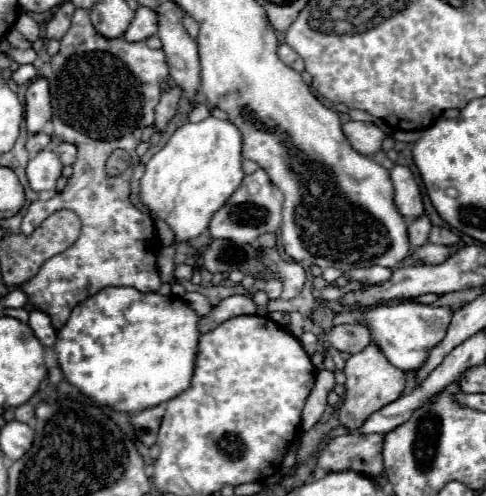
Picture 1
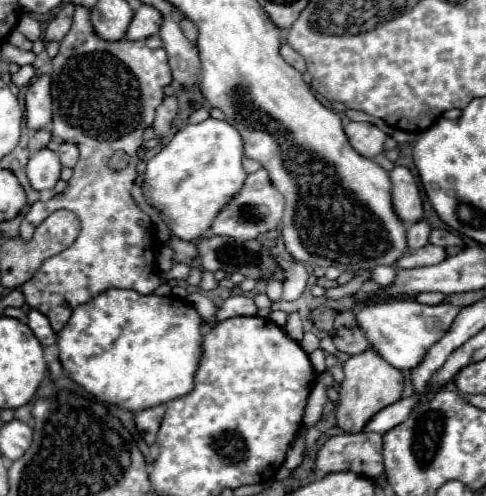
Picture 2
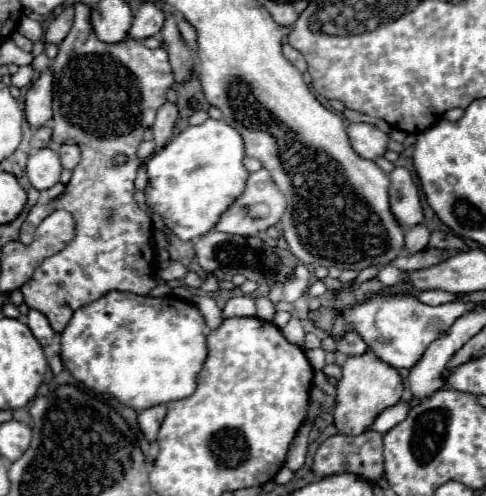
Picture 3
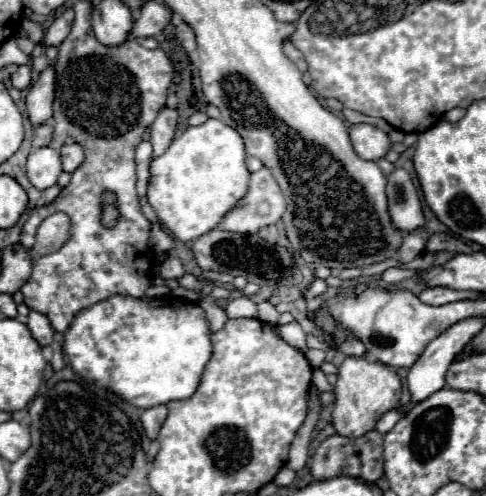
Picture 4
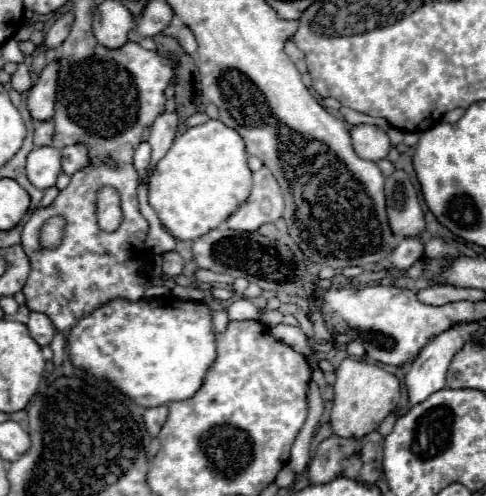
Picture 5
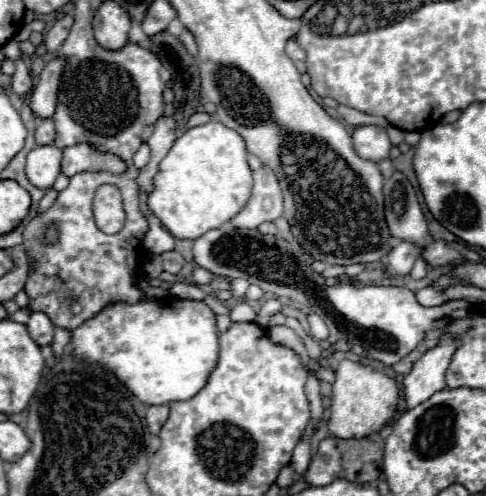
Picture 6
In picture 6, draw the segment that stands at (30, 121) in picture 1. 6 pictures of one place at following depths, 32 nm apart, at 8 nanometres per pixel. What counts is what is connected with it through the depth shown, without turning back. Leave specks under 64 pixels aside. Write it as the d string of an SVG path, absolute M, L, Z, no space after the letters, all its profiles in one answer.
M56 56L52 62L46 64L46 68L40 74L38 84L32 90L30 108L38 118L50 118L58 104L58 88L64 72L64 56Z

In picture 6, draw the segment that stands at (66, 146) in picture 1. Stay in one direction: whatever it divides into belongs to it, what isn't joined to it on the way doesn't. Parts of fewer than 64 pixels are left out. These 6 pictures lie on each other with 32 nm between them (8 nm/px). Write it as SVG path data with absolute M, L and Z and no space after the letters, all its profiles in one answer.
M76 144L64 148L62 158L62 174L72 178L80 172L110 172L110 174L124 174L126 162L110 152L102 152L90 144Z

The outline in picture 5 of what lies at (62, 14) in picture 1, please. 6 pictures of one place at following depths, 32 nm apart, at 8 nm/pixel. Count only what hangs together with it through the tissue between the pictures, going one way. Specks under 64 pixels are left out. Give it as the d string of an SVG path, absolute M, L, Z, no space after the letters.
M70 12L64 14L62 18L58 18L58 20L52 24L52 28L46 32L44 46L46 46L48 50L58 48L58 46L66 40L66 36L68 36L68 32L70 32L70 28L72 28L72 22L74 22L74 16L72 16Z

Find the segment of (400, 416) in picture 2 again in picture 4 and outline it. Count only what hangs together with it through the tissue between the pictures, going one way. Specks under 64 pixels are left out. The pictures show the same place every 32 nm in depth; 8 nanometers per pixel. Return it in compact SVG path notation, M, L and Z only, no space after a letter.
M392 410L392 412L386 412L380 420L378 420L378 424L376 424L376 430L380 432L380 434L388 434L392 428L394 428L394 424L398 422L402 418L402 412L400 410Z

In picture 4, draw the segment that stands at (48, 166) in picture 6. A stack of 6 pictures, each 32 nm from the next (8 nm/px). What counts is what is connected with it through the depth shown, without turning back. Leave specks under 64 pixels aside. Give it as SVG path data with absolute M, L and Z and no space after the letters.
M36 148L28 156L26 172L28 172L28 180L38 190L46 190L46 188L54 186L62 172L60 152L54 148Z

